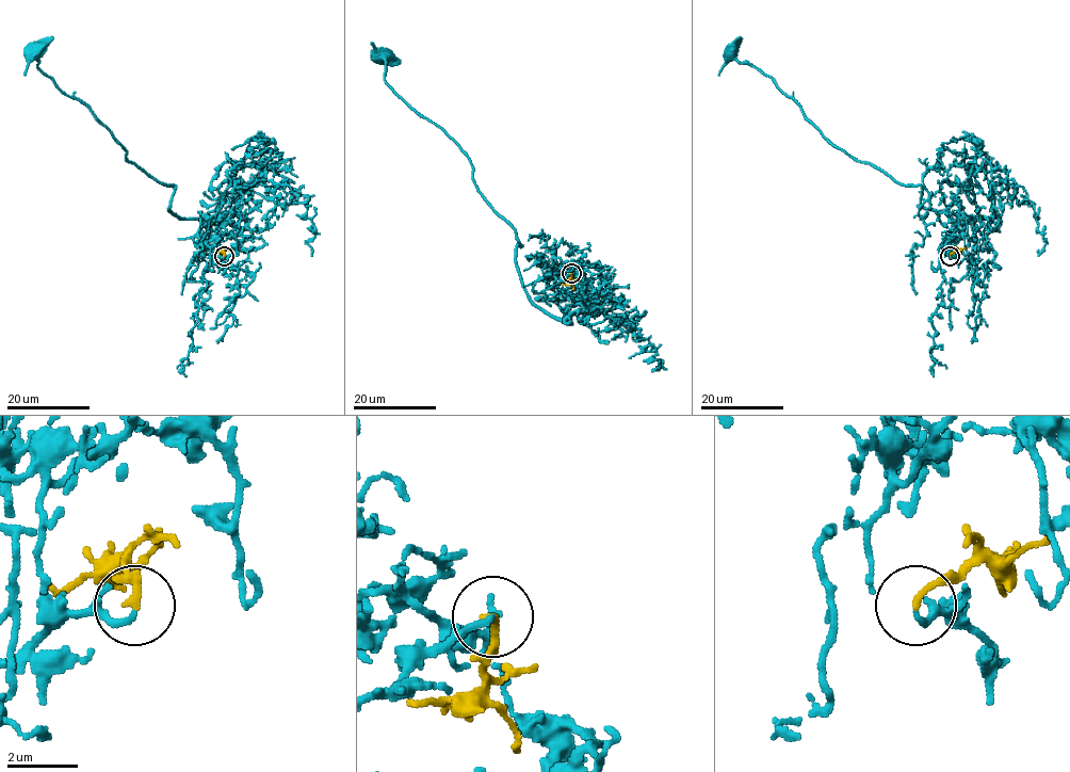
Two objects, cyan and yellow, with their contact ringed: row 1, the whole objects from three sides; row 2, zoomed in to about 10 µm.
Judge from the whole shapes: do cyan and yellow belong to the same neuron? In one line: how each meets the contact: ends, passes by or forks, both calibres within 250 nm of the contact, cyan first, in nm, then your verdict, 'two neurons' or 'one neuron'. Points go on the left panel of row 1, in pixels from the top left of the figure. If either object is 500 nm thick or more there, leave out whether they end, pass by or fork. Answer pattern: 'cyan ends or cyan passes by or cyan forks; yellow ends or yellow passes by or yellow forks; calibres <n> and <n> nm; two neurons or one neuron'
cyan ends; yellow ends; calibres 180 and 220 nm; one neuron

